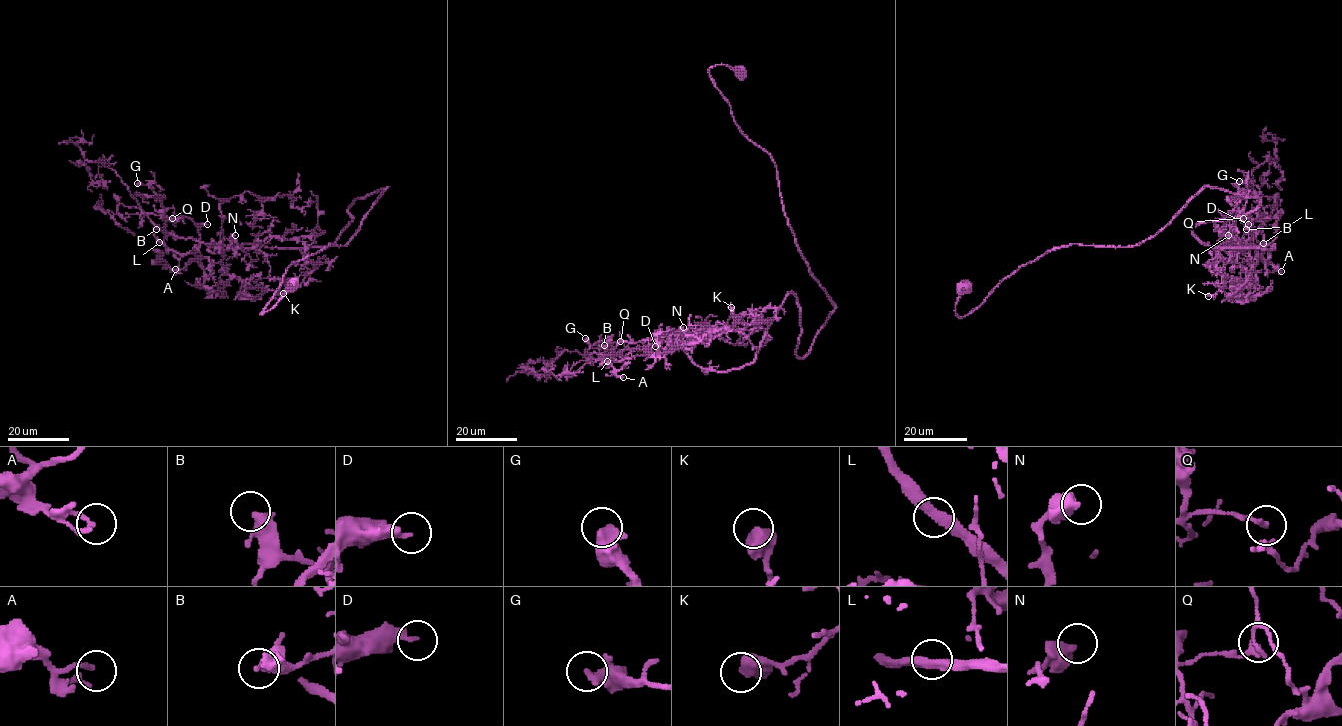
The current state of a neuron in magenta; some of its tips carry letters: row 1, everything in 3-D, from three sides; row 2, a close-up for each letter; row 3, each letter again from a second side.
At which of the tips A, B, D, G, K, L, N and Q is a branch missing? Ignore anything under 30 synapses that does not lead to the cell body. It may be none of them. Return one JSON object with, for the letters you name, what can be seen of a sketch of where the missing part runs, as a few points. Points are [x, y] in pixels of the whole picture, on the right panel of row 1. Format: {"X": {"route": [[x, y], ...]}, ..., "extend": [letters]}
{"extend": []}

